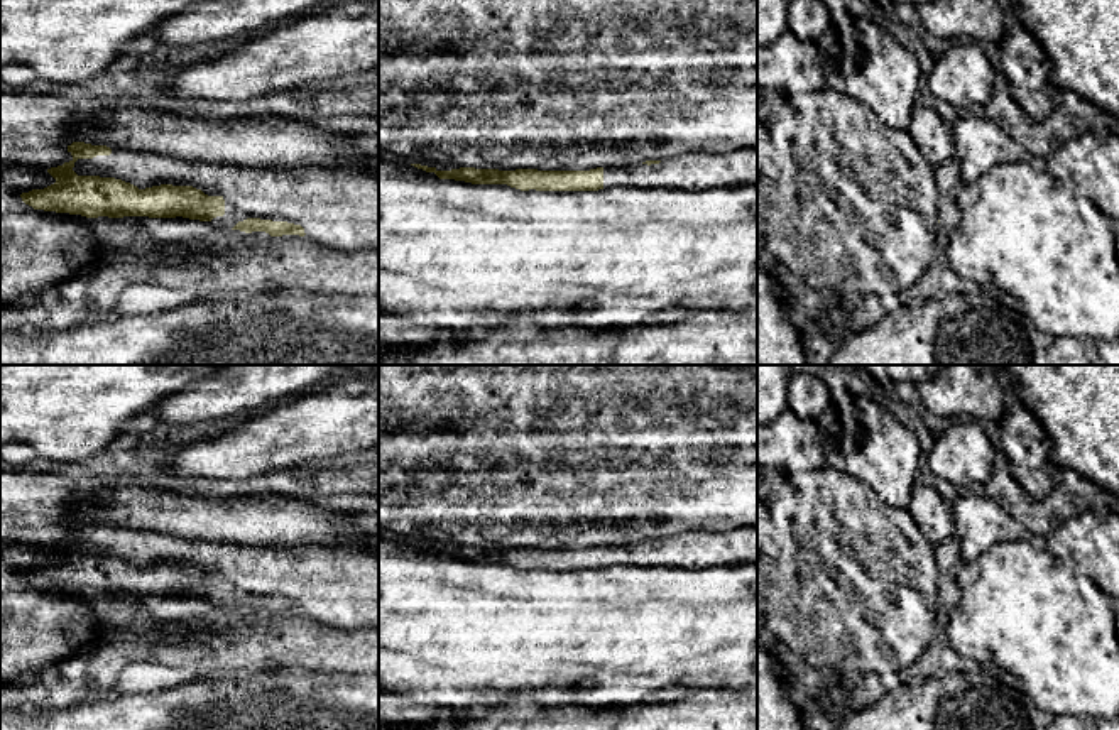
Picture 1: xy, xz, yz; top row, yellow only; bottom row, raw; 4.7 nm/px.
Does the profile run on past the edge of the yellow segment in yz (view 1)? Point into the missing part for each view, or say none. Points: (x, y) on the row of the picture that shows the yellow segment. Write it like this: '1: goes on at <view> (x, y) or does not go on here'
1: goes on at yz (949, 179)

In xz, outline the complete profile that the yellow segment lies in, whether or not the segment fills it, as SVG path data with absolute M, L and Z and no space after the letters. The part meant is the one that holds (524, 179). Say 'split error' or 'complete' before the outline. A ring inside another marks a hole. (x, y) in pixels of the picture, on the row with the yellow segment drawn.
split error; M757 147L729 154L691 152L674 159L646 161L637 166L605 166L590 171L538 171L538 169L475 169L460 167L438 171L411 164L439 179L472 184L507 184L521 191L598 191L603 188L681 188L708 191L732 184L757 184Z

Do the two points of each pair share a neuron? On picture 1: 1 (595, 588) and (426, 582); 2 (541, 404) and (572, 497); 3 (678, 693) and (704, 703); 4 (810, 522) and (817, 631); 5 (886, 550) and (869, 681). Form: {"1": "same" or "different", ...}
{"1": "same", "2": "same", "3": "different", "4": "same", "5": "same"}

